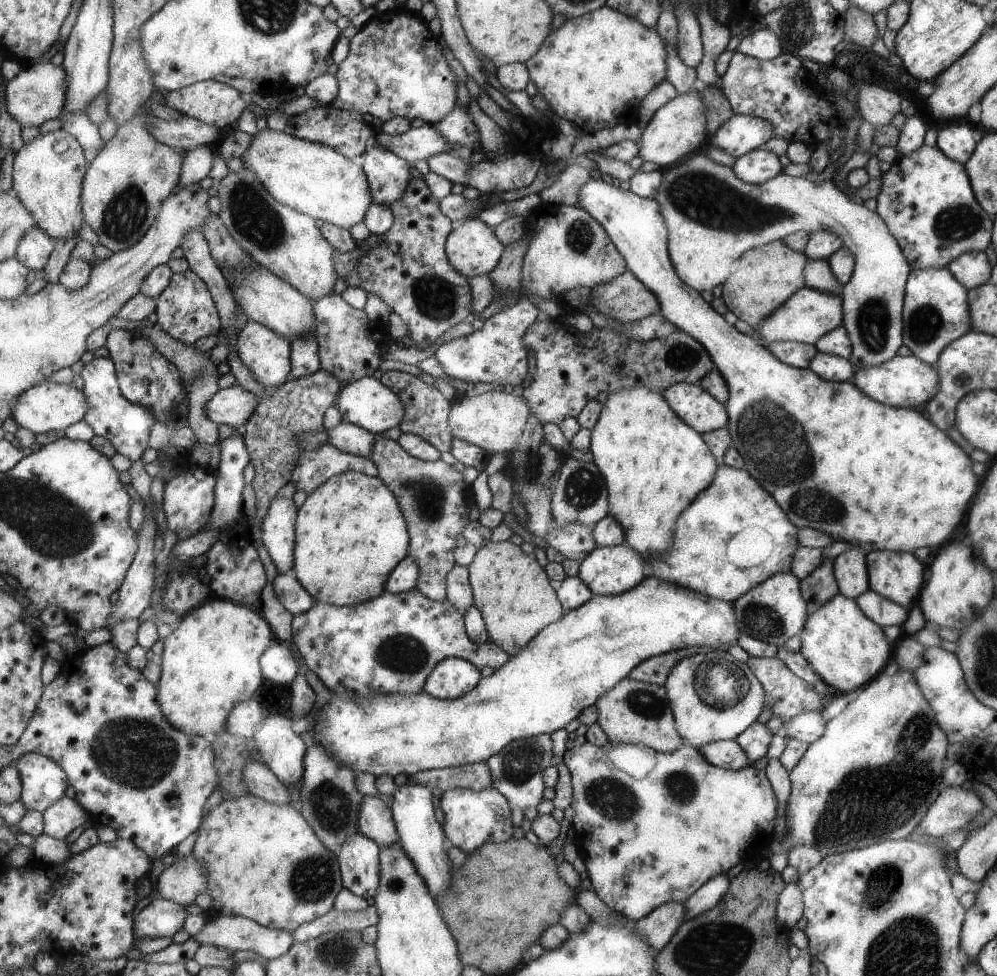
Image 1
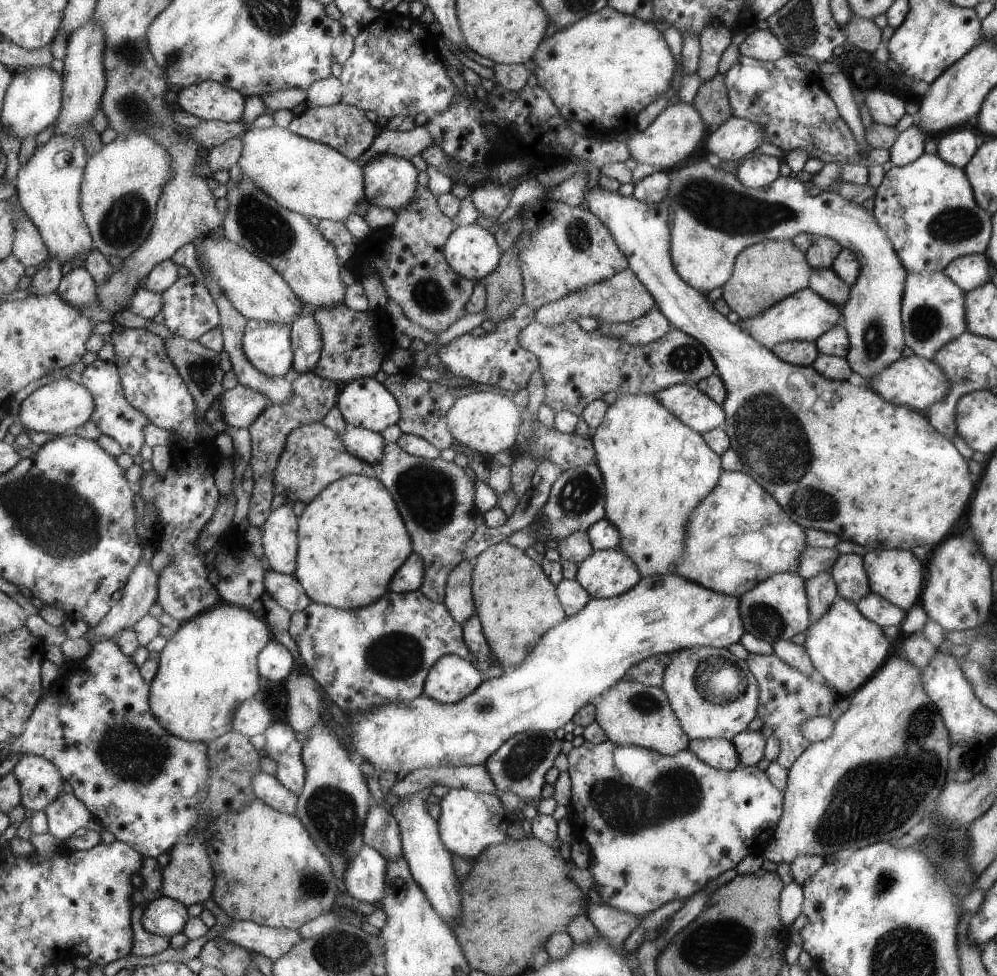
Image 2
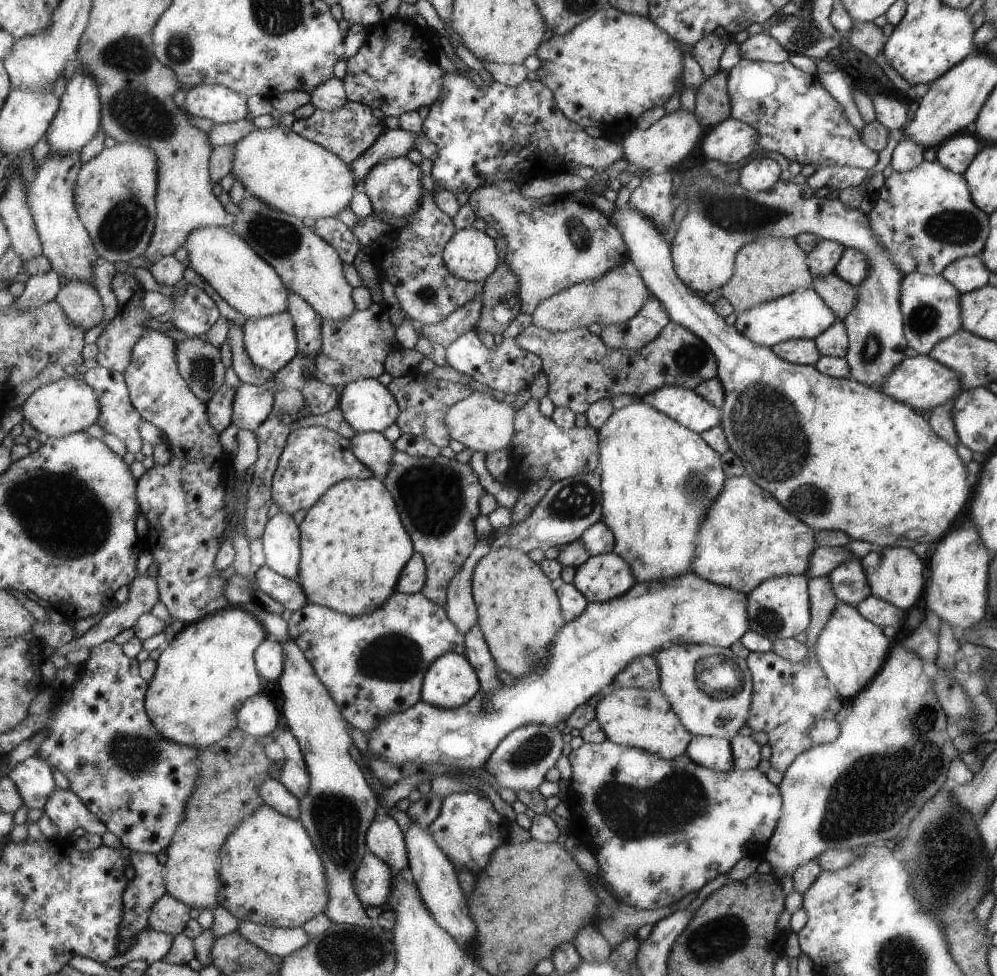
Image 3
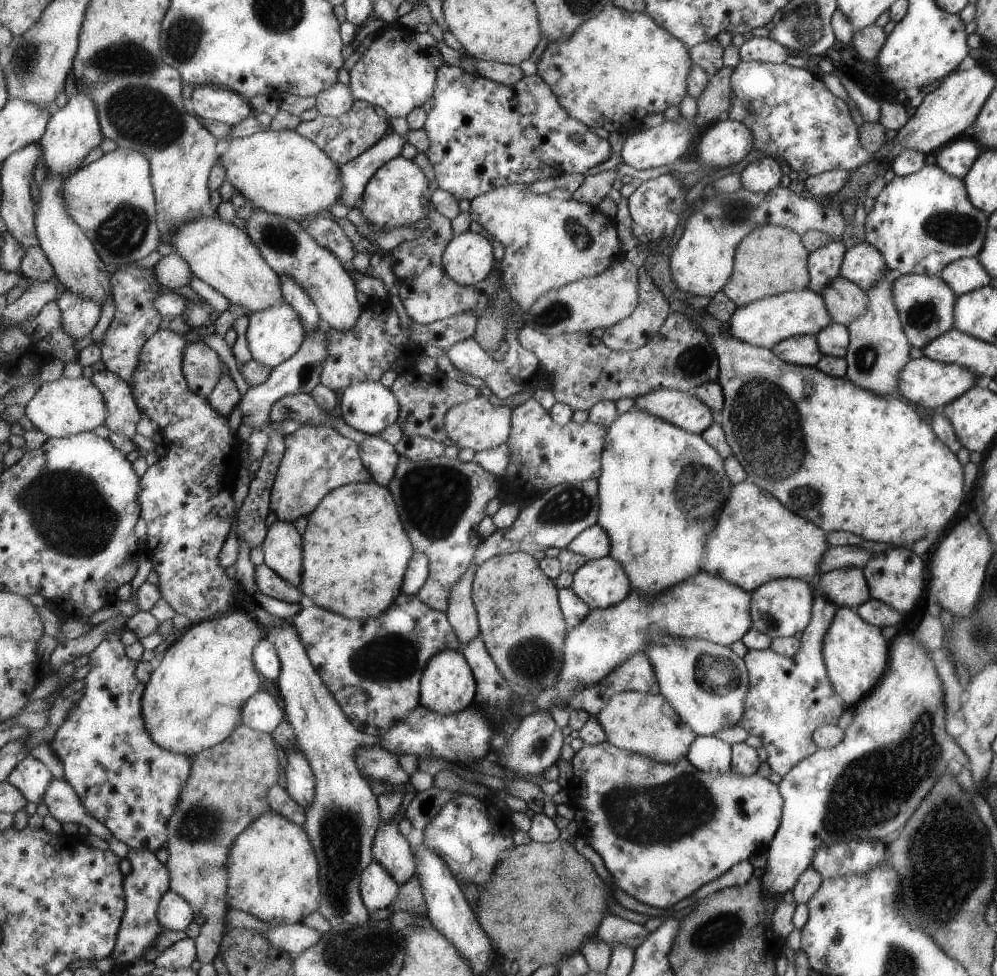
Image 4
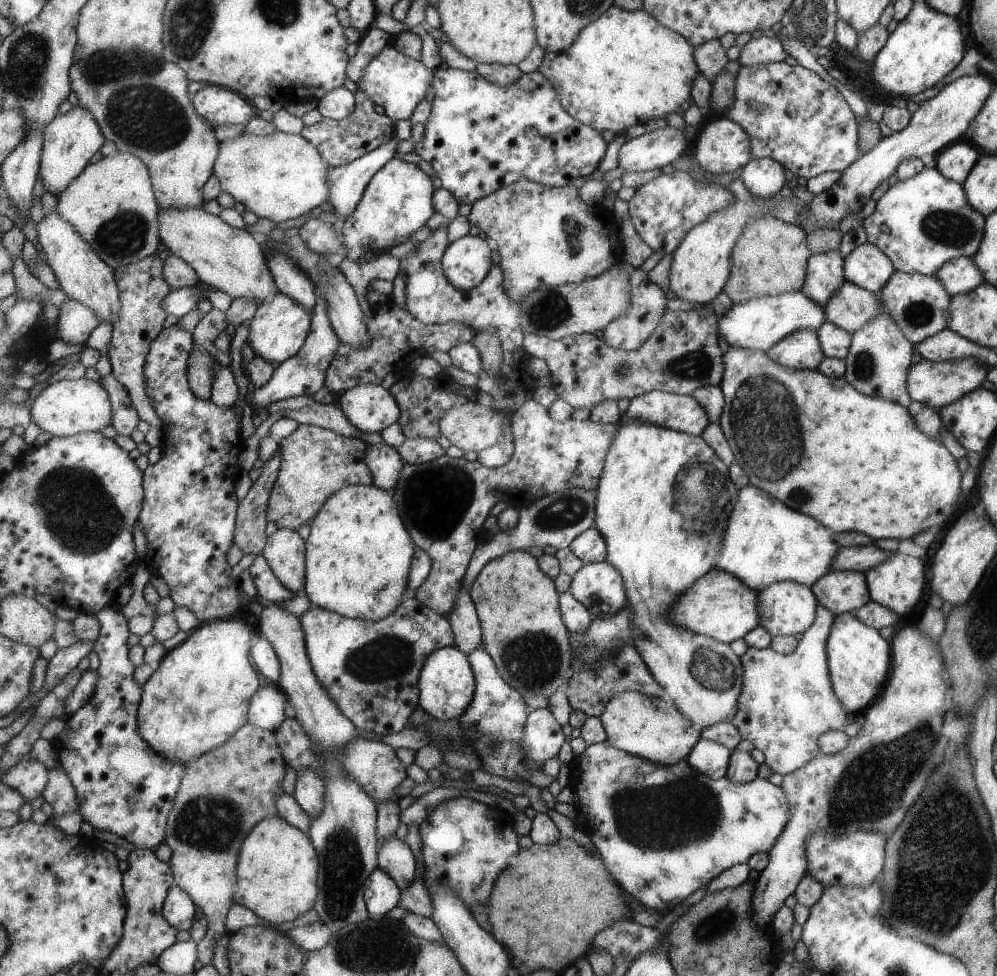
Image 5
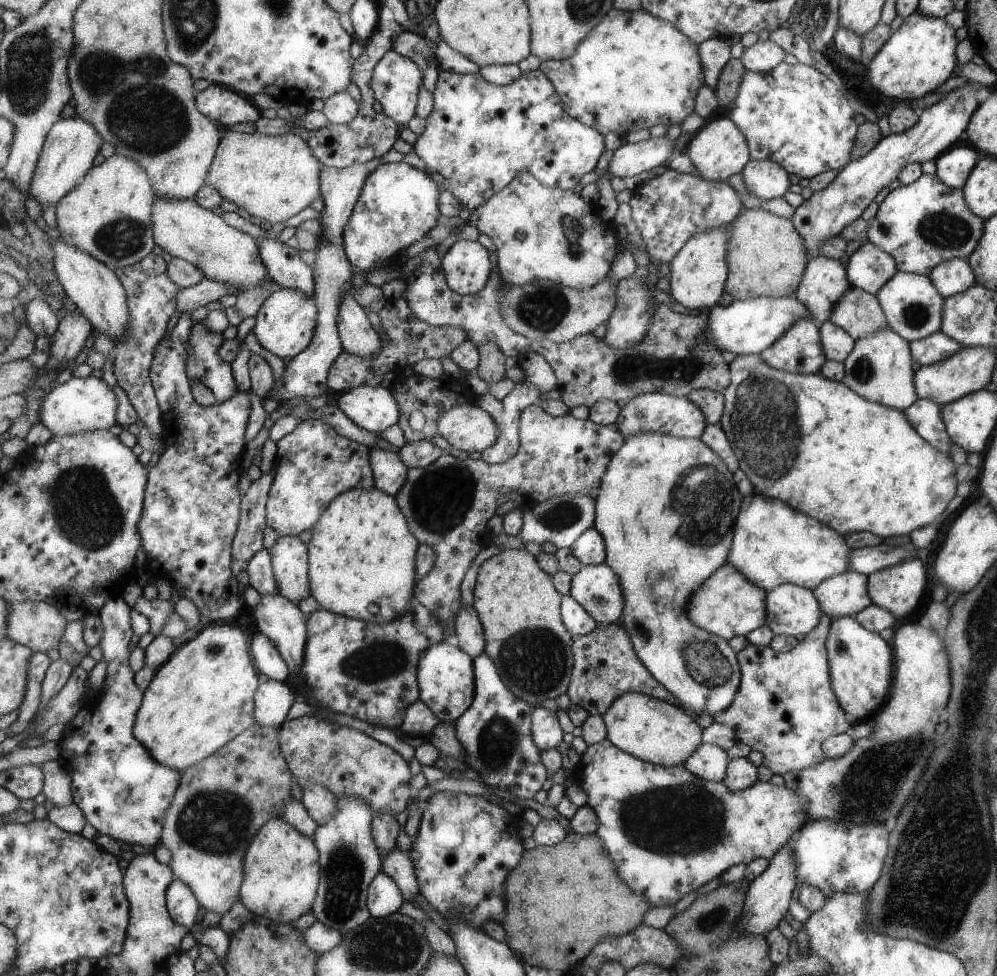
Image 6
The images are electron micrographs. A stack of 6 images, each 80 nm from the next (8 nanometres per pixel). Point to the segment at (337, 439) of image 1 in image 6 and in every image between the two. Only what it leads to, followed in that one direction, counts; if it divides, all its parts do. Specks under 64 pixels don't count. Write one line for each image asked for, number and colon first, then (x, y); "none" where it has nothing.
2: (370, 446)
3: (374, 449)
4: (382, 458)
5: (385, 461)
6: (390, 471)

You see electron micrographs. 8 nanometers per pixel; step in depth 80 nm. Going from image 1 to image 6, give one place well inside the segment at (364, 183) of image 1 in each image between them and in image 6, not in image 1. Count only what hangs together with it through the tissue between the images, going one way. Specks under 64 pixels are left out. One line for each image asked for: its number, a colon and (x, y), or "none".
2: (303, 175)
3: (290, 172)
4: (279, 171)
5: (279, 176)
6: (274, 177)

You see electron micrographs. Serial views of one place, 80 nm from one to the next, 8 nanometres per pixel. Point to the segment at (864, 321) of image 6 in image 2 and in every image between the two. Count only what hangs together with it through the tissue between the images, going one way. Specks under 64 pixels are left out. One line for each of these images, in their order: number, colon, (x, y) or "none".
2: (825, 282)
3: (840, 297)
4: (844, 301)
5: (850, 307)

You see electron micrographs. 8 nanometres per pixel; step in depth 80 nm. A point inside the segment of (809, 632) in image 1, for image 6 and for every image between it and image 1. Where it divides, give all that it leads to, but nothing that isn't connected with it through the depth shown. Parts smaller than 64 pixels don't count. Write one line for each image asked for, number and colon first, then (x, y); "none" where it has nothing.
2: (845, 647)
3: (849, 648)
4: (854, 652)
5: (858, 657)
6: (859, 661)

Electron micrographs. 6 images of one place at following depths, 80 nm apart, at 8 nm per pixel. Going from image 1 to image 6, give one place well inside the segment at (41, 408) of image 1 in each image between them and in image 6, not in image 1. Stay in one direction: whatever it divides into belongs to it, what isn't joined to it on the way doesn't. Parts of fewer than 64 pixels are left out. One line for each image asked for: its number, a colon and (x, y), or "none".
2: (58, 406)
3: (66, 406)
4: (66, 407)
5: (65, 408)
6: (82, 404)

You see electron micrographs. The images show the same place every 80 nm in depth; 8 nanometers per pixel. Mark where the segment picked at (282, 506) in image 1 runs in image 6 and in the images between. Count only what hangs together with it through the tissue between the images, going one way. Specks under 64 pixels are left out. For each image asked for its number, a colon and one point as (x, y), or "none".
2: (280, 534)
3: (282, 545)
4: (283, 548)
5: (286, 551)
6: (291, 559)

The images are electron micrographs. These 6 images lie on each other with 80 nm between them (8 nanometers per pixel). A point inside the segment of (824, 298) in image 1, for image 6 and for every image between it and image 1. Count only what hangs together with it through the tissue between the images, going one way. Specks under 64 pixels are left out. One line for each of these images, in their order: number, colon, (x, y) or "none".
2: (802, 316)
3: (802, 314)
4: (763, 323)
5: (757, 324)
6: (747, 326)

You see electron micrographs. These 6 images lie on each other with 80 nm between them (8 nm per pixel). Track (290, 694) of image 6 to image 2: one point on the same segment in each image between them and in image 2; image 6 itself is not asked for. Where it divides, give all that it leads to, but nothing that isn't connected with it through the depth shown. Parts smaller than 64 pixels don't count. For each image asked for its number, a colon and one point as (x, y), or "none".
2: (253, 717)
3: (259, 716)
4: (264, 712)
5: (267, 709)

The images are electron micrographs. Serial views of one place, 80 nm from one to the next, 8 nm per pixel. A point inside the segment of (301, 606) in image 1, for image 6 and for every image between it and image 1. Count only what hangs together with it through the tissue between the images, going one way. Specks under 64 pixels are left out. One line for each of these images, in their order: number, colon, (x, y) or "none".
2: (288, 590)
3: (289, 593)
4: (270, 583)
5: (270, 588)
6: (262, 577)

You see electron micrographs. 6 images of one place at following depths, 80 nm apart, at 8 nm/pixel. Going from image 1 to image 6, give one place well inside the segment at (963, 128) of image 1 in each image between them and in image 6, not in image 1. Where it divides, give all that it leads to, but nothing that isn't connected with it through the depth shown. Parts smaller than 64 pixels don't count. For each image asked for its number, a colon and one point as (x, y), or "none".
2: (956, 146)
3: (955, 153)
4: (956, 158)
5: (955, 162)
6: (953, 167)

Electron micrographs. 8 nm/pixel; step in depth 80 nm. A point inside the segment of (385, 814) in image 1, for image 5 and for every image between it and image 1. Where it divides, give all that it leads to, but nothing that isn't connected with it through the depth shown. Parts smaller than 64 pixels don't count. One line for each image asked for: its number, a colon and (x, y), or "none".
2: (382, 831)
3: (385, 838)
4: (391, 849)
5: (397, 858)

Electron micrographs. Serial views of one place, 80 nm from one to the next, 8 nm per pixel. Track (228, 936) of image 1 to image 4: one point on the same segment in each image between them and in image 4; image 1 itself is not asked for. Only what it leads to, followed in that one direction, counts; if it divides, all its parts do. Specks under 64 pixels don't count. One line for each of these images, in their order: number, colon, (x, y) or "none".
2: (274, 943)
3: (280, 941)
4: (296, 938)

